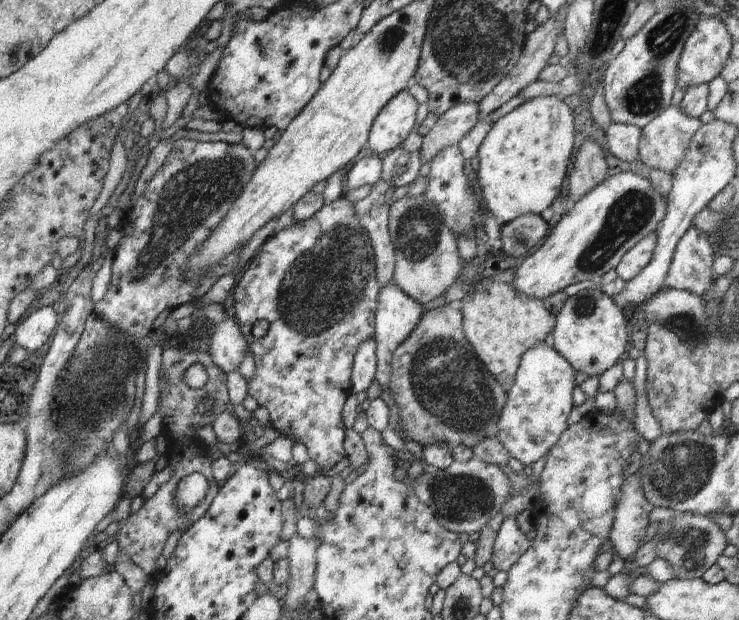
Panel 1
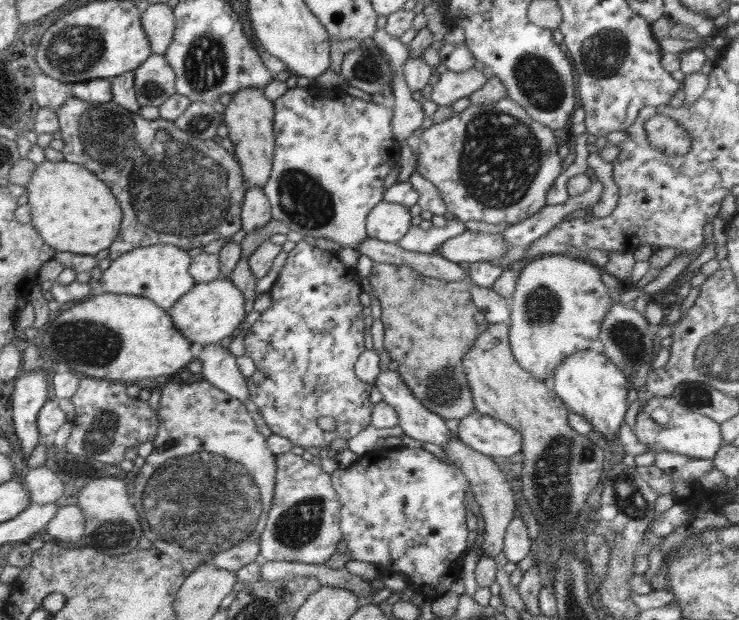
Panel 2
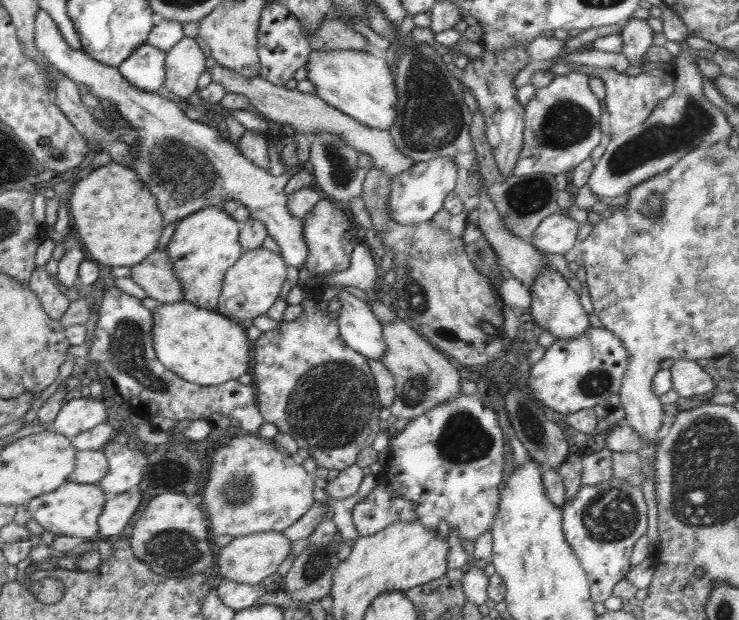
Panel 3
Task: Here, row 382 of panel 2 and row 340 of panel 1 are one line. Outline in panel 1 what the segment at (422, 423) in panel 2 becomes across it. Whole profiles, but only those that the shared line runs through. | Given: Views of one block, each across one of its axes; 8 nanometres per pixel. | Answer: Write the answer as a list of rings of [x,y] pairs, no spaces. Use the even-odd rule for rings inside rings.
[[[394,282],[391,285],[382,287],[377,294],[377,309],[374,321],[375,333],[373,334],[377,346],[377,373],[375,379],[382,391],[389,390],[391,360],[394,351],[412,334],[422,315],[426,312],[422,305],[411,296],[408,296],[403,290],[400,290]]]

